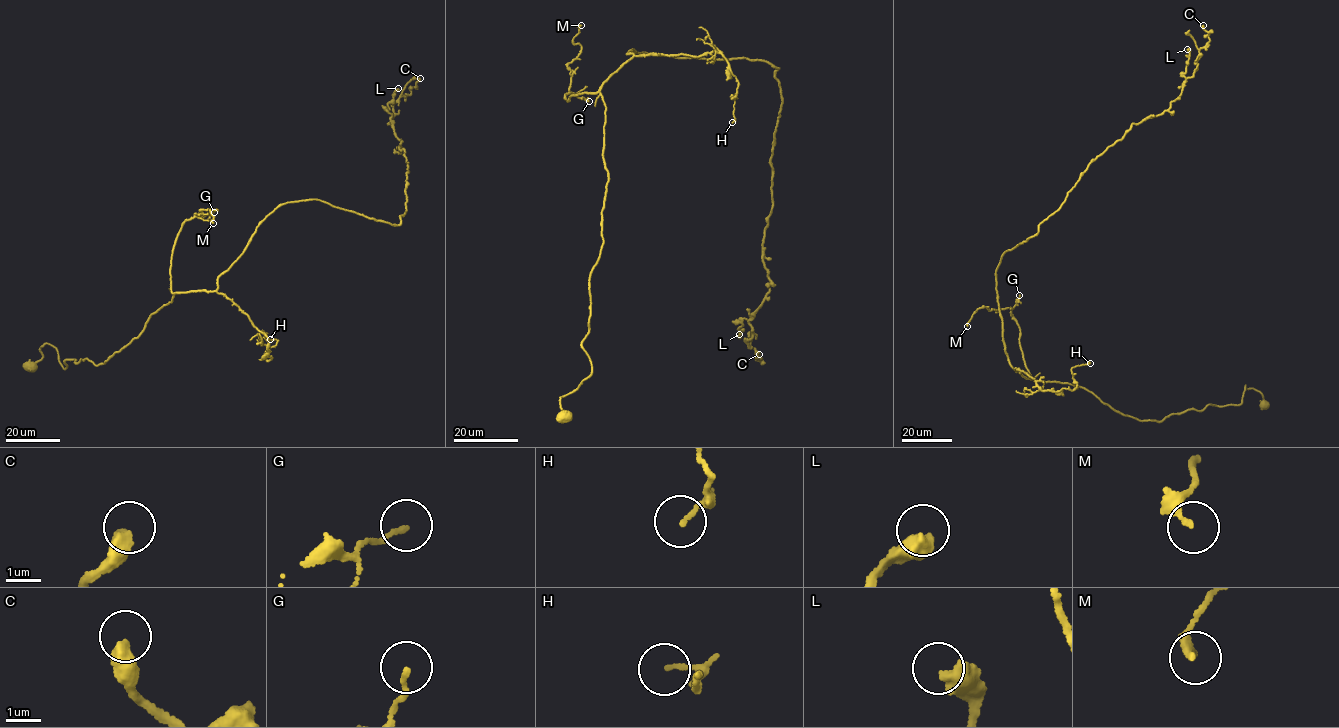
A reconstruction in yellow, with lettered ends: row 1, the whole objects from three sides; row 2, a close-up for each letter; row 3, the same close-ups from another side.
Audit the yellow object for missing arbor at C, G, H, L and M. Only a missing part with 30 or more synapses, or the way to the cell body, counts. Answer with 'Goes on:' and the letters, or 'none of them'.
Goes on: none of them

